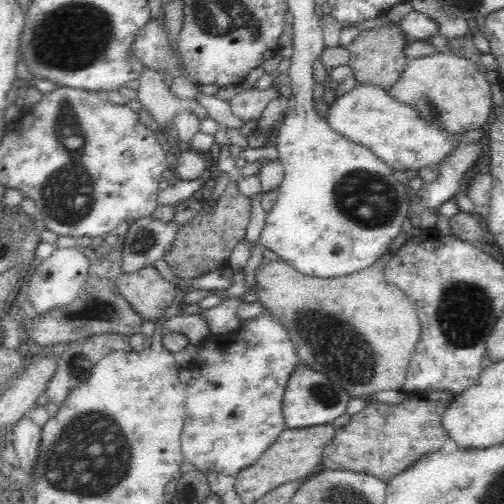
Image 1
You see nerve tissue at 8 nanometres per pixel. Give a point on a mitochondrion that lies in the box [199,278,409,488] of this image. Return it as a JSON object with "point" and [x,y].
{"point":[324,337]}

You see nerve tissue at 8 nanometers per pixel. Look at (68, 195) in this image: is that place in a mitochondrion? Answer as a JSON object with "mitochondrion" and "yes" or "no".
{"mitochondrion":"yes"}

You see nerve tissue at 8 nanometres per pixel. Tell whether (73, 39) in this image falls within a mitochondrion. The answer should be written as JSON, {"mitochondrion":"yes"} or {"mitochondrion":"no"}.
{"mitochondrion":"yes"}

